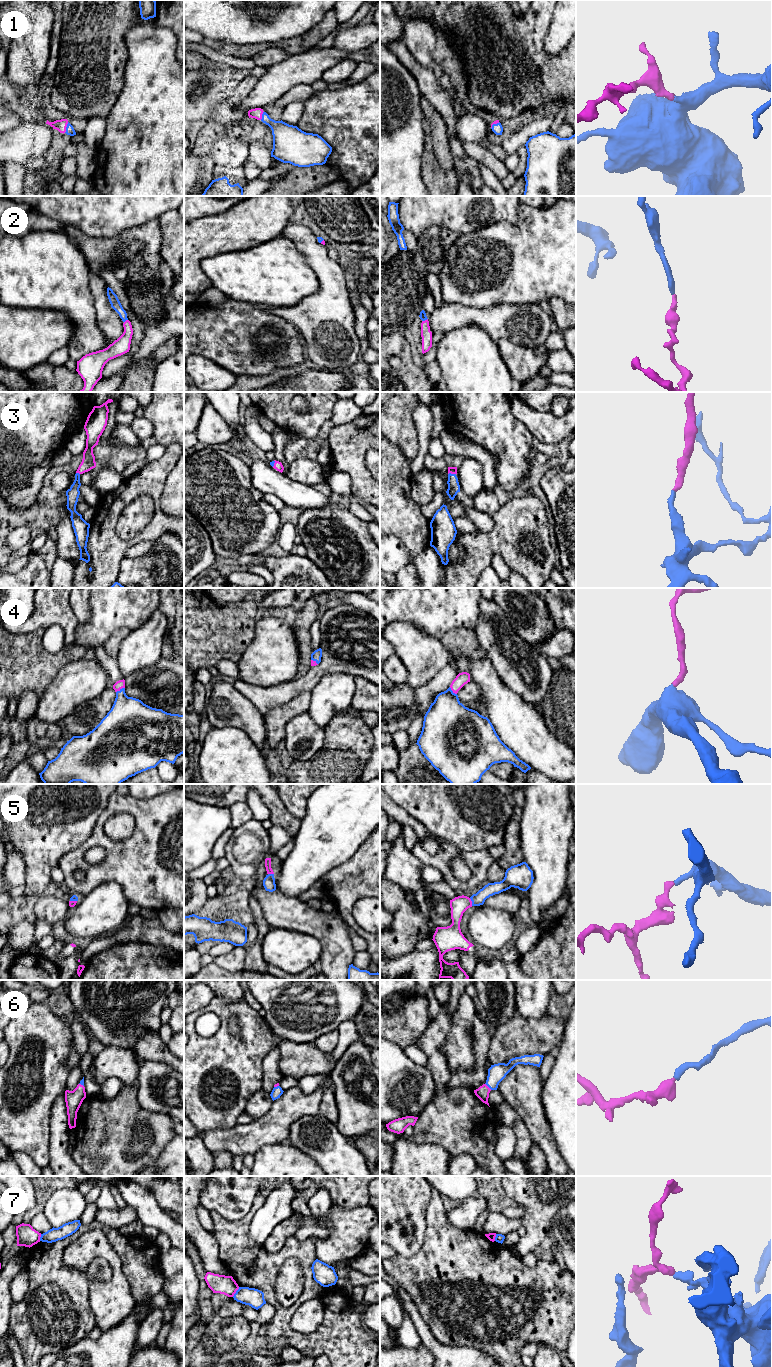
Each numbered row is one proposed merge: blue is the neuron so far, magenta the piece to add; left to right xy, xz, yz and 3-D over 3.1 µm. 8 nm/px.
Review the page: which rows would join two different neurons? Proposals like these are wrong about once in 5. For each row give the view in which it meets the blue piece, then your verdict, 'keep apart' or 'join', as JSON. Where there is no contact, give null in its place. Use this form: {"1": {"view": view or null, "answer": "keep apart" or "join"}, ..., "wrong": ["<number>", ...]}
{"1": {"view": "xy", "answer": "join"}, "2": {"view": "yz", "answer": "join"}, "3": {"view": "yz", "answer": "join"}, "4": {"view": "xy", "answer": "join"}, "5": {"view": "yz", "answer": "join"}, "6": {"view": "yz", "answer": "join"}, "7": {"view": "xz", "answer": "keep apart"}, "wrong": ["7"]}

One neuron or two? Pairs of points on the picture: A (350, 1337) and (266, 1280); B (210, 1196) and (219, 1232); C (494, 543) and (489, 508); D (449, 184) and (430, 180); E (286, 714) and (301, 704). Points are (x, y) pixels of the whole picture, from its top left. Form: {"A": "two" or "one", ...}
{"A": "one", "B": "two", "C": "two", "D": "one", "E": "one"}

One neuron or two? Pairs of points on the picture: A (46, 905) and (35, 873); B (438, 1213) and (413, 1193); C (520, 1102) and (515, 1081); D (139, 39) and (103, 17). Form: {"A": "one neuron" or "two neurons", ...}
{"A": "two neurons", "B": "two neurons", "C": "one neuron", "D": "two neurons"}

